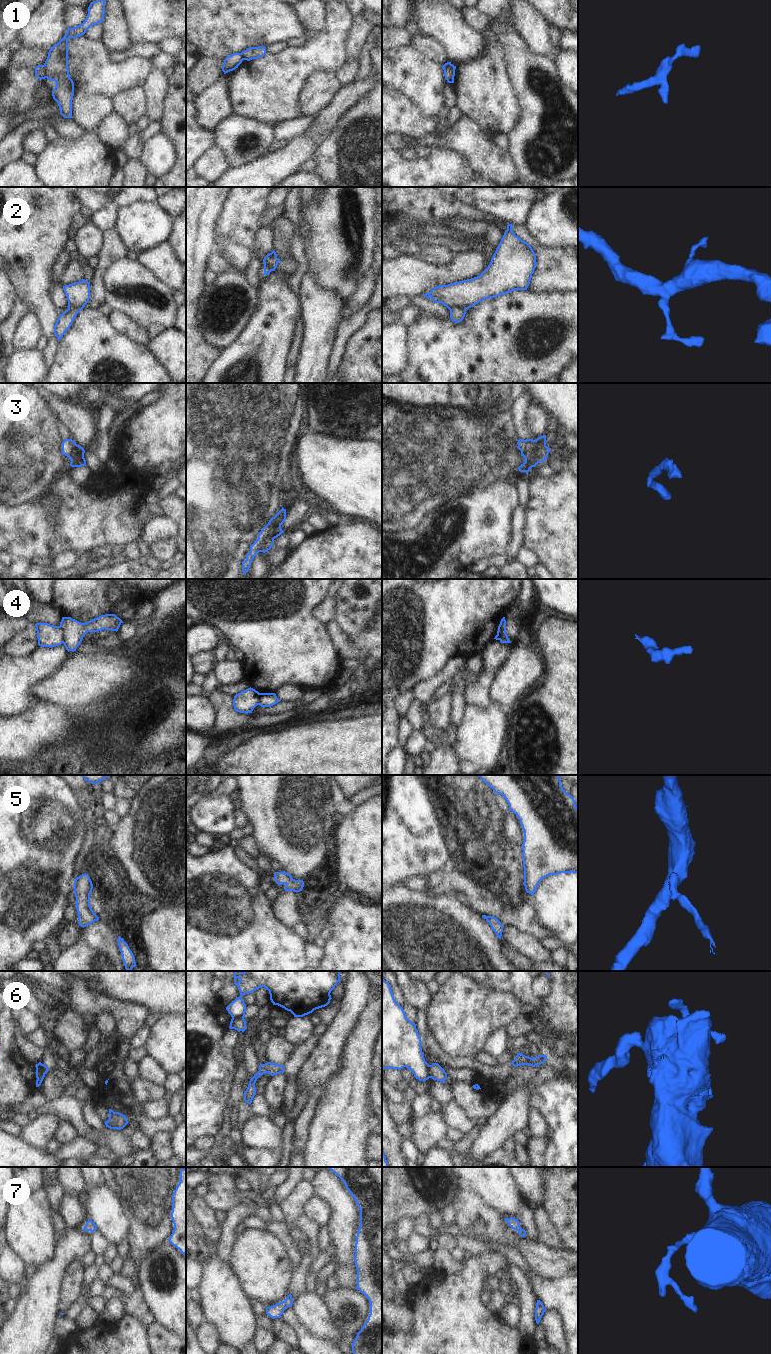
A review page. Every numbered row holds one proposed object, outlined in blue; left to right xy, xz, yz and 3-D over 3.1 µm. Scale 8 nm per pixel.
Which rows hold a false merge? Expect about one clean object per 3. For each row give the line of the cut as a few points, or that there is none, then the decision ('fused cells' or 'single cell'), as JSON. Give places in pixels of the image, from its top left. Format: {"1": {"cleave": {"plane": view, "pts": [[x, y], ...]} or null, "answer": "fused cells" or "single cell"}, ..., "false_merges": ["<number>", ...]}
{"1": {"cleave": {"plane": "xy", "pts": [[43, 65], [46, 77]]}, "answer": "fused cells"}, "2": {"cleave": {"plane": "yz", "pts": [[465, 308], [454, 306], [450, 310]]}, "answer": "fused cells"}, "3": {"cleave": {"plane": "yz", "pts": [[521, 450], [528, 452], [534, 450], [540, 461]]}, "answer": "fused cells"}, "4": {"cleave": {"plane": "xy", "pts": [[59, 626], [62, 642]]}, "answer": "fused cells"}, "5": {"cleave": null, "answer": "single cell"}, "6": {"cleave": {"plane": "yz", "pts": [[429, 1065], [428, 1072], [431, 1077]]}, "answer": "fused cells"}, "7": {"cleave": null, "answer": "single cell"}, "false_merges": ["1", "2", "3", "4", "6"]}

